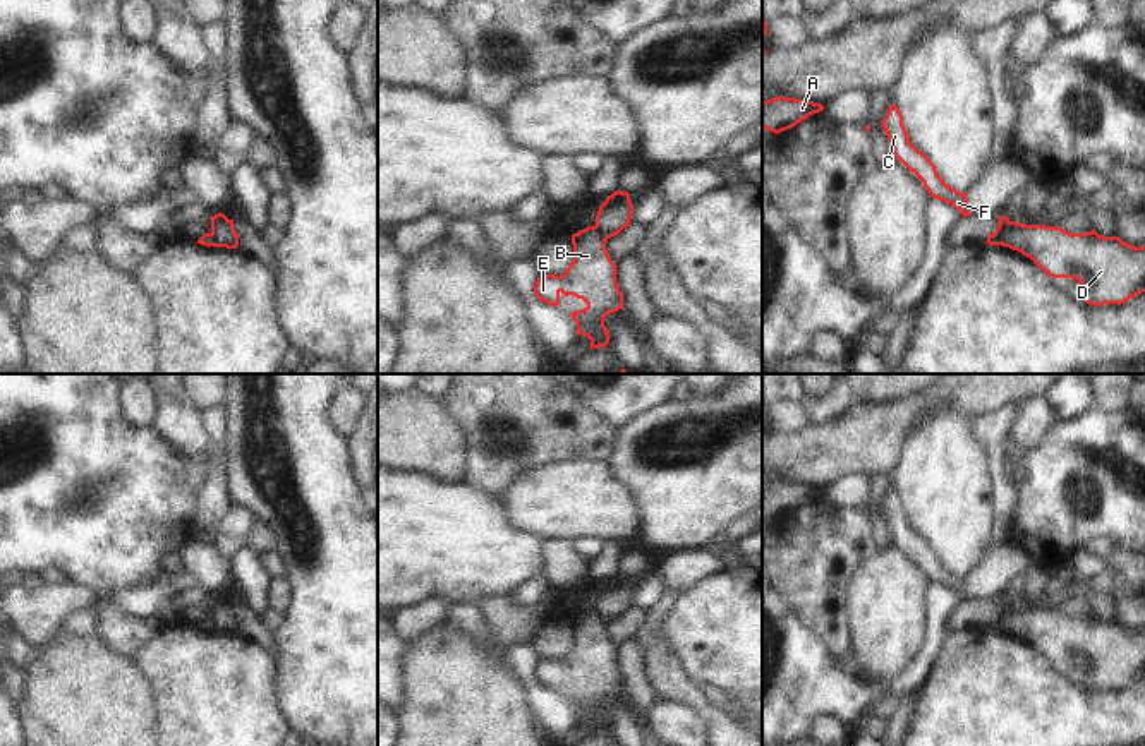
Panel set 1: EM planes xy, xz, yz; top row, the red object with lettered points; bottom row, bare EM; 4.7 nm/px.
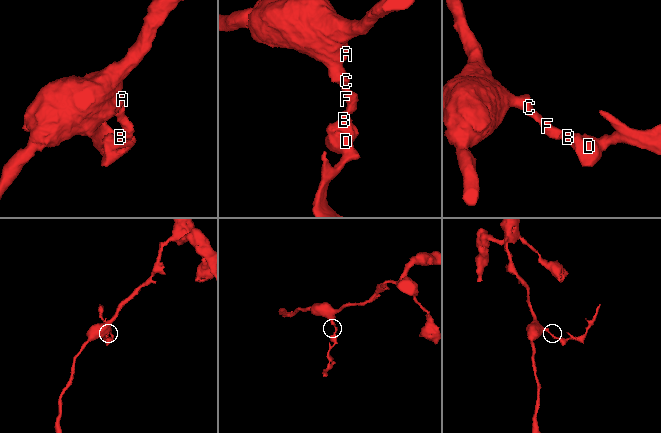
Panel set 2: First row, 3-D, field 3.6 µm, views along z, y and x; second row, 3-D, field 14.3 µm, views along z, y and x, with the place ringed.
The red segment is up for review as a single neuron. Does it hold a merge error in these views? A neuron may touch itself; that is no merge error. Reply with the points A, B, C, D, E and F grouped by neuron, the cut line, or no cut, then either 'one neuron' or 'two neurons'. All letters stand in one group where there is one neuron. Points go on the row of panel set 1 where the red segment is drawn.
groups A C F / B D E; cut yz (1008, 220), (999, 244); two neurons

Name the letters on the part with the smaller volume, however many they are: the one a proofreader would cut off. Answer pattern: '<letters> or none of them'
B, D, E

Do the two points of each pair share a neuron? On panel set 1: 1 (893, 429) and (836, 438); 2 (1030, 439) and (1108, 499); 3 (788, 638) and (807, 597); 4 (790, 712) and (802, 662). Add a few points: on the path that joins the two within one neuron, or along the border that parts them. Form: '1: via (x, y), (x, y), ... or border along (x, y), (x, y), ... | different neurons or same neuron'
1: via (879, 429), (869, 438), (850, 438) | same neuron
2: border along (1054, 421), (1044, 438), (1027, 455) | different neurons
3: border along (780, 592), (792, 611), (826, 645) | different neurons
4: via (790, 700), (790, 674) | same neuron

